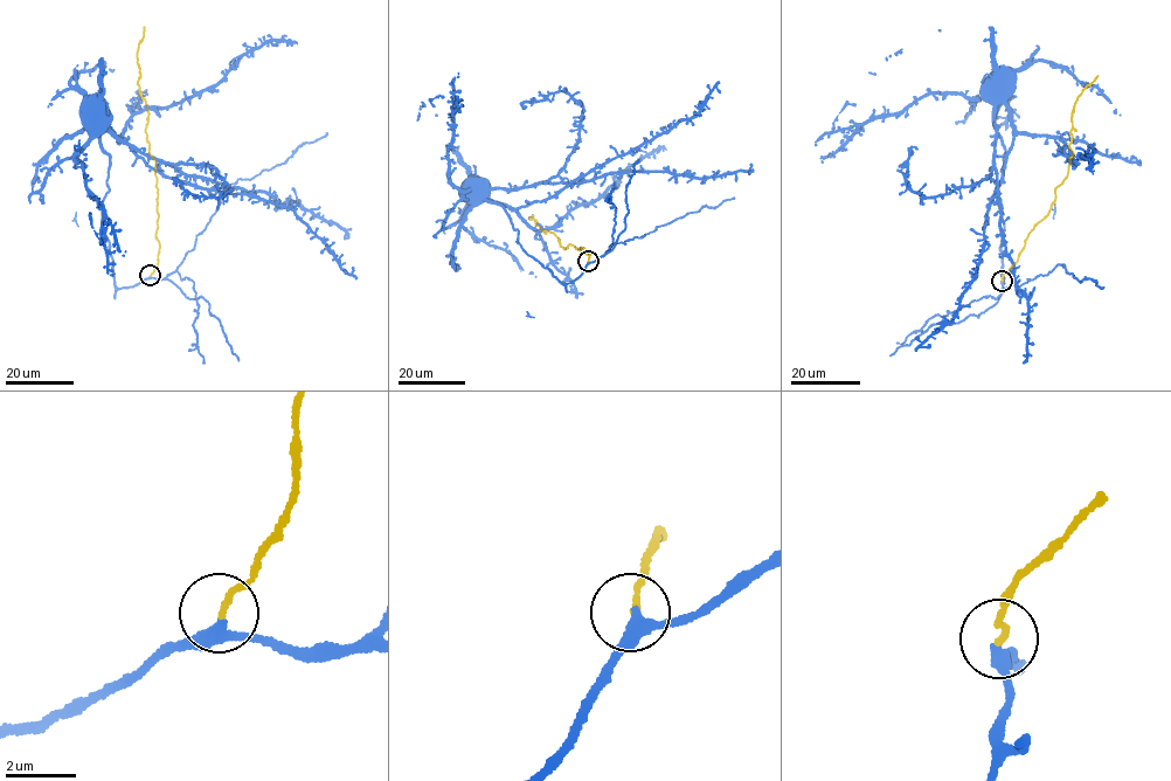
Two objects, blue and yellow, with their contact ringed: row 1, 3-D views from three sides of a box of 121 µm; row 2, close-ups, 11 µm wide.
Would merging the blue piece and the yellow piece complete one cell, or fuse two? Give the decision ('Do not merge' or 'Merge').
Merge

